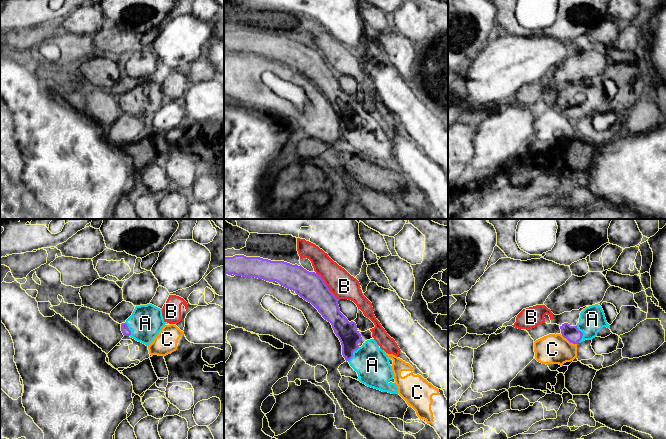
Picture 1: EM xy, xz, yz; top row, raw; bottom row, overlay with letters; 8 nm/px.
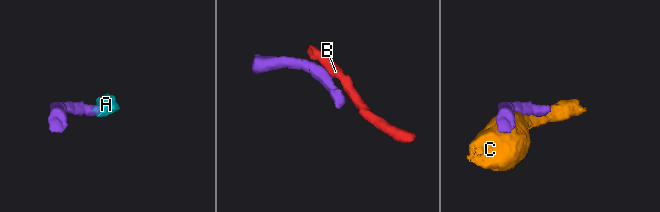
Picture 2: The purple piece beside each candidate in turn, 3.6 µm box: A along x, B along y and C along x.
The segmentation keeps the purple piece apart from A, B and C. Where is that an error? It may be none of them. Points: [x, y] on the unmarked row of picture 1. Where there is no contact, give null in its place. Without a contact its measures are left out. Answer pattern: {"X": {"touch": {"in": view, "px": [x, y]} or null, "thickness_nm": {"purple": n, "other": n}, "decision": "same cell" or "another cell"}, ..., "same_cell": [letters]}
{"A": {"touch": {"in": "yz", "px": [582, 110]}, "thickness_nm": {"purple": 120, "other": 220}, "decision": "same cell"}, "B": {"touch": {"in": "xz", "px": [327, 62]}, "thickness_nm": {"purple": 220, "other": 200}, "decision": "another cell"}, "C": {"touch": {"in": "yz", "px": [569, 117]}, "thickness_nm": {"purple": 120, "other": 240}, "decision": "another cell"}, "same_cell": ["A"]}

